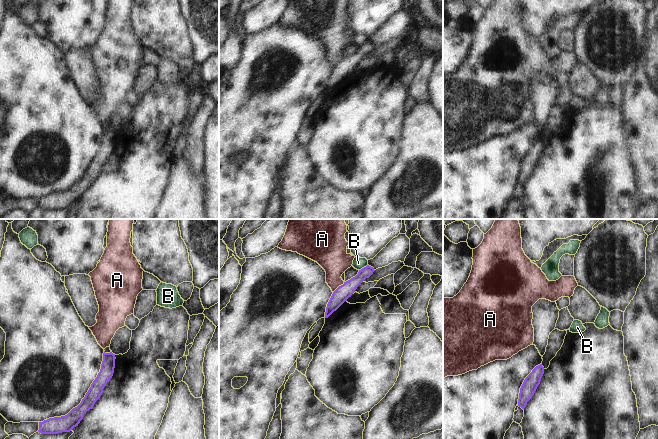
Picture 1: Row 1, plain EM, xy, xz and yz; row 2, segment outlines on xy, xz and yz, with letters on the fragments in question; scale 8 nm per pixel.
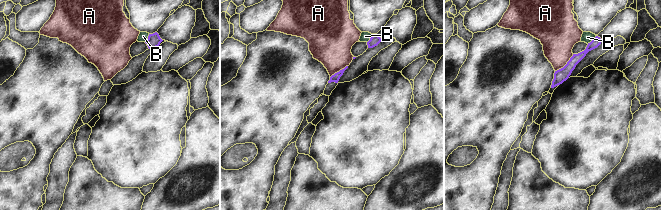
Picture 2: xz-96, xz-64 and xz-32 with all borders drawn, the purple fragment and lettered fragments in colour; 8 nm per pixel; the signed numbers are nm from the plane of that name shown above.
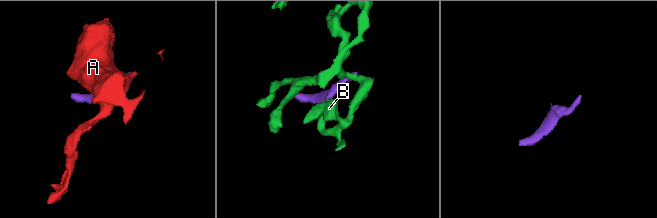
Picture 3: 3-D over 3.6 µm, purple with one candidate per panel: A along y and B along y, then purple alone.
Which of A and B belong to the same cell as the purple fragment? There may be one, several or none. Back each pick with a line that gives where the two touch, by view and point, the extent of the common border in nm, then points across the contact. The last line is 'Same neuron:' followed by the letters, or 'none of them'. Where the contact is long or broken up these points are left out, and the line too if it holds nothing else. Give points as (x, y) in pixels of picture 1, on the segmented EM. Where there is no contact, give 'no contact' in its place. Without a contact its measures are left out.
Same neuron: none of them

